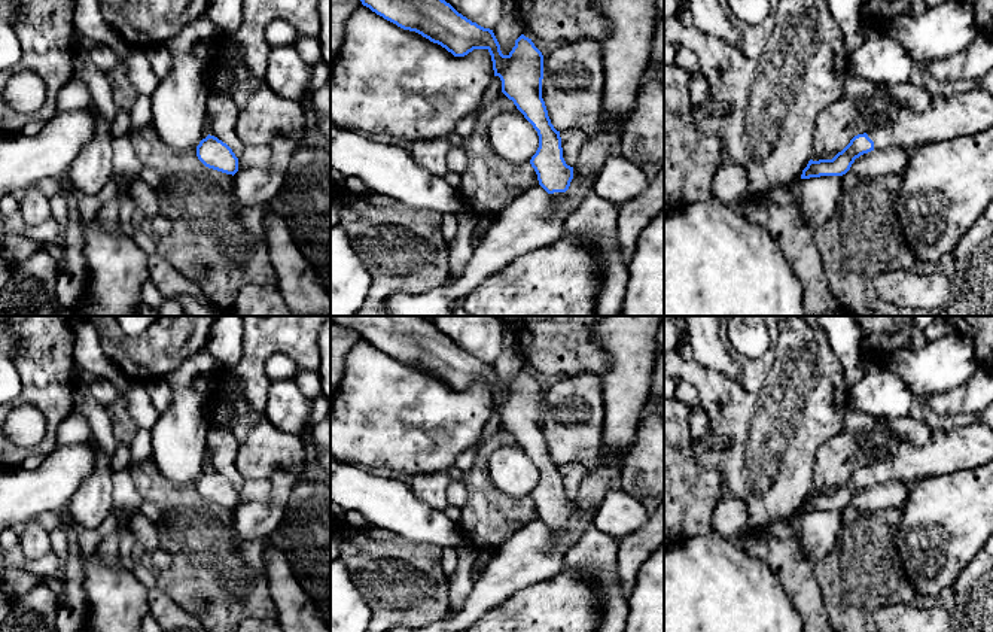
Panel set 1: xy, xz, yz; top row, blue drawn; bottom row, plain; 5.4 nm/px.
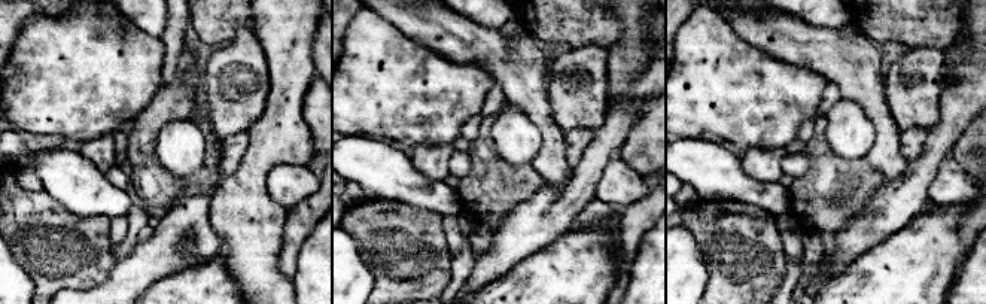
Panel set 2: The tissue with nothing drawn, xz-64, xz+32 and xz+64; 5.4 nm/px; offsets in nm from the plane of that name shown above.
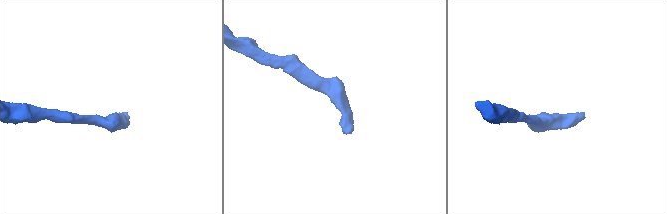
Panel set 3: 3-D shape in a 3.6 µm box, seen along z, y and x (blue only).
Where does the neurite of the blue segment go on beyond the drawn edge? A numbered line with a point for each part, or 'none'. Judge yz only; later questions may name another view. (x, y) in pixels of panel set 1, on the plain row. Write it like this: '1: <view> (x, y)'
1: yz (969, 444)

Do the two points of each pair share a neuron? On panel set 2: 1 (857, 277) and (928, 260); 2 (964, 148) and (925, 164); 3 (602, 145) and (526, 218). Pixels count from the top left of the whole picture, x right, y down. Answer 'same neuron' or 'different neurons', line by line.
1: same neuron
2: different neurons
3: same neuron

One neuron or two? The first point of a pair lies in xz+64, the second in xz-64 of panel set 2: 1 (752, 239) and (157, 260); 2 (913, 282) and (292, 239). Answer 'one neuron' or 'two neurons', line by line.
1: two neurons
2: two neurons

